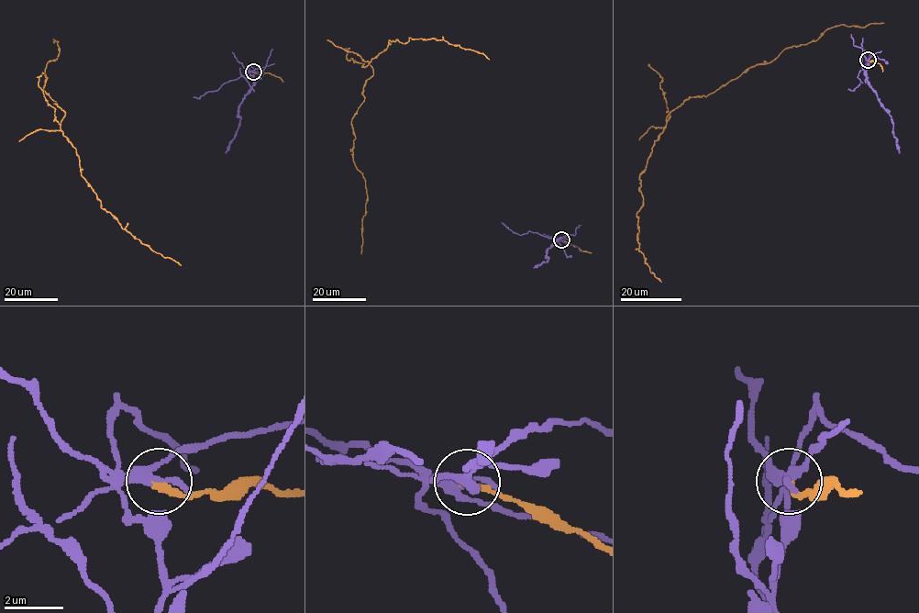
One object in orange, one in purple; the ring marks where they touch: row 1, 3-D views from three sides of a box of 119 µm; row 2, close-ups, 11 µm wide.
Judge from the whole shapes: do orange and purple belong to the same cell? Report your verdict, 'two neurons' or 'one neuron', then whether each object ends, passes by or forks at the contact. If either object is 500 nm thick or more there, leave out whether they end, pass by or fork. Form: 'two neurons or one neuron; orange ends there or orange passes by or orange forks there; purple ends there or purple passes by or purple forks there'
two neurons; orange ends there; purple passes by

